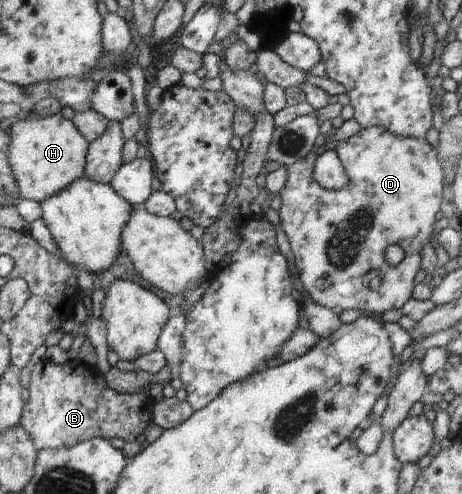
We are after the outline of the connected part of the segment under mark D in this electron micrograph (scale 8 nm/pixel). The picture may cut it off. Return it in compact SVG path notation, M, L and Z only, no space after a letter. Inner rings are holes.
M378 126L361 128L346 140L327 139L306 159L287 166L287 172L286 185L280 190L282 205L278 213L295 257L299 280L314 303L338 315L347 309L361 309L364 315L377 318L384 311L400 309L412 298L414 277L421 269L422 250L434 241L440 226L434 217L442 208L444 177L436 149L425 139L398 137ZM328 149L336 151L350 178L350 184L344 189L322 188L312 176L316 158ZM389 245L398 245L404 251L404 259L395 267L384 258Z

